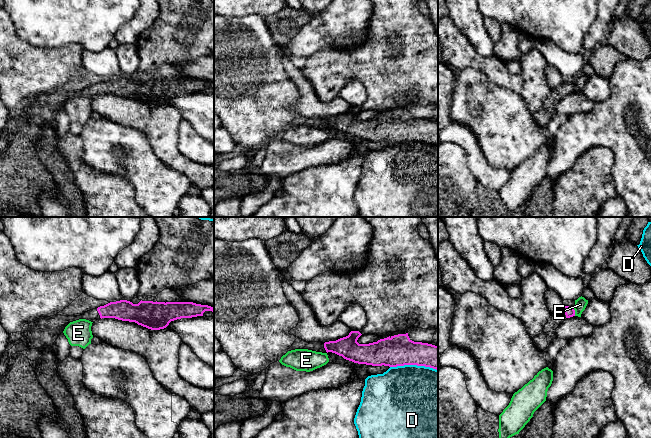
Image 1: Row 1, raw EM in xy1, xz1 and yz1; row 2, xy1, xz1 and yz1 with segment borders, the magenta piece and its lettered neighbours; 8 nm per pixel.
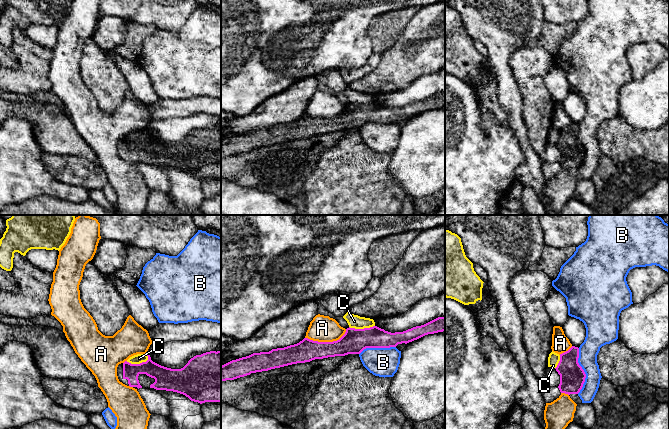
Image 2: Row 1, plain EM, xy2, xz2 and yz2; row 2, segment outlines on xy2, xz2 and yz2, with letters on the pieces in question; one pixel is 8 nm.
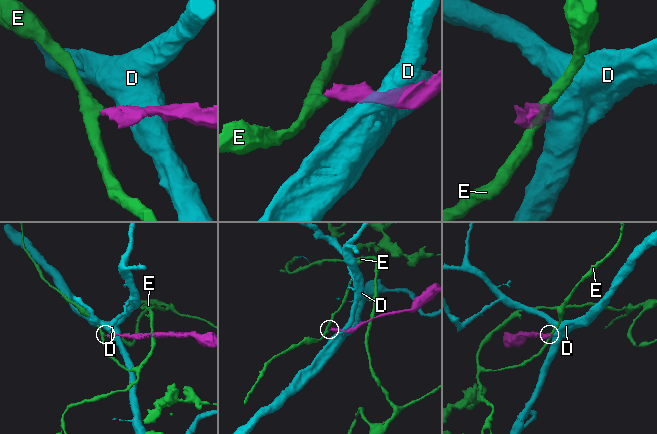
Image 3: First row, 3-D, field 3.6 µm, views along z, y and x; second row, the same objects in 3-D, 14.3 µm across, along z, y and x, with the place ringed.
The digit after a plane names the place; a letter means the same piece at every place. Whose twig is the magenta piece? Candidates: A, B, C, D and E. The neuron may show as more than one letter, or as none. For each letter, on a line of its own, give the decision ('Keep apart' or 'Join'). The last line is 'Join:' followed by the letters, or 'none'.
A: Keep apart
B: Keep apart
C: Keep apart
D: Keep apart
E: Keep apart
Join: none

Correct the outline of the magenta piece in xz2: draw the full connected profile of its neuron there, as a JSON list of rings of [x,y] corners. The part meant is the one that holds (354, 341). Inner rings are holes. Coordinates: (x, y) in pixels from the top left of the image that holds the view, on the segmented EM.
[[[438,317],[424,325],[395,333],[377,326],[364,329],[349,327],[337,341],[318,342],[304,338],[294,345],[232,360],[221,366],[221,382],[315,359],[360,354],[366,348],[396,347],[398,344],[407,344],[425,335],[443,331],[445,317]]]

